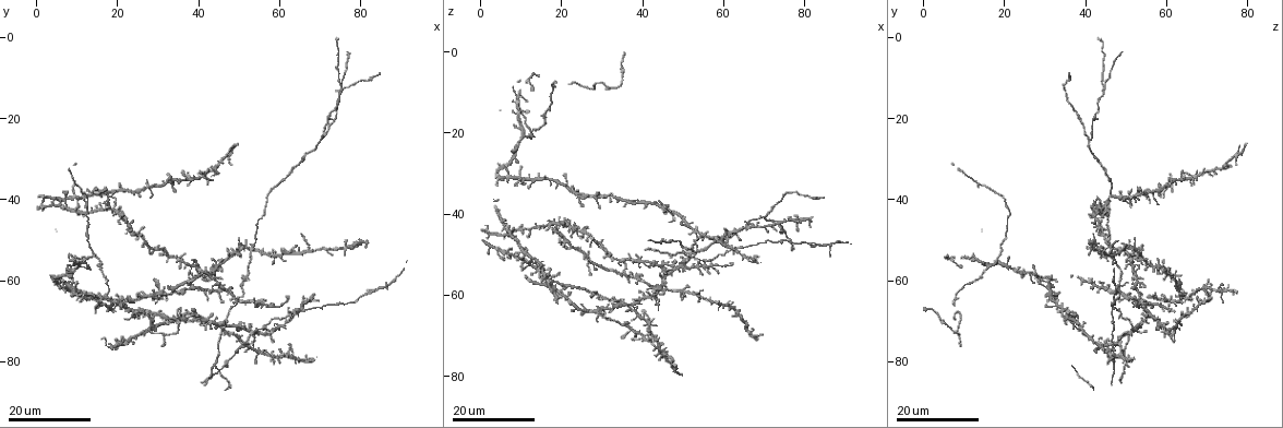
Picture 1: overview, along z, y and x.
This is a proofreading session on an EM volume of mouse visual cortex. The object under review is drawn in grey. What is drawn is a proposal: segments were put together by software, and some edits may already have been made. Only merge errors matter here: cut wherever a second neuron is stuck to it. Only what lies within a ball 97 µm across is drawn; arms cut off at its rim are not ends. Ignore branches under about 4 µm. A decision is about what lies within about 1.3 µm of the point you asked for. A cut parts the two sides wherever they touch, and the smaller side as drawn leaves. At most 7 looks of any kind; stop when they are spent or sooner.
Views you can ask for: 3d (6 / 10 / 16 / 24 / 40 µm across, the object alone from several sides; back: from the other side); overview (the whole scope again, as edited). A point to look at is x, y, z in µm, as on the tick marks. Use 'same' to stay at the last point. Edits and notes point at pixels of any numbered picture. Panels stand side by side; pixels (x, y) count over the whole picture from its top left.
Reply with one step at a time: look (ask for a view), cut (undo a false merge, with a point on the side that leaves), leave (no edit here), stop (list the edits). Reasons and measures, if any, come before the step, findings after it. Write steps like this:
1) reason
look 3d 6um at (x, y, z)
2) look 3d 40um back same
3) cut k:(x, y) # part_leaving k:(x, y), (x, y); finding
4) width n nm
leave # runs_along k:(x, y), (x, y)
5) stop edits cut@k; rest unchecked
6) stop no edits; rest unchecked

three arms meet
look 3d 24um at (66.5, 52.0, 43.0)

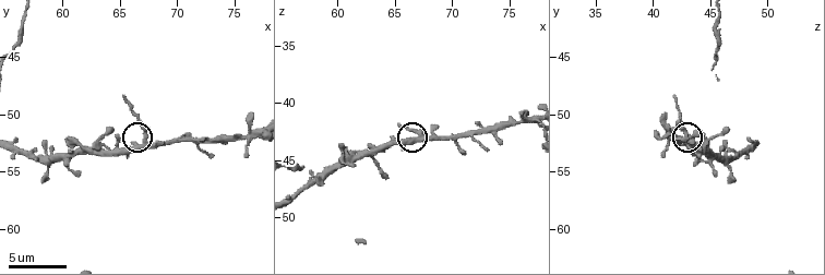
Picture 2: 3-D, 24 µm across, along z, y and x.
closer look
look 3d 10um at (67.0, 52.4, 43.2)

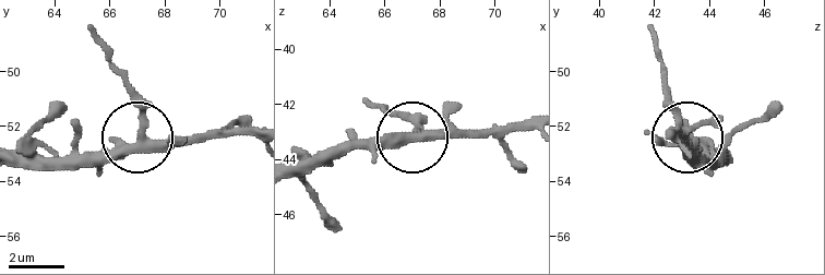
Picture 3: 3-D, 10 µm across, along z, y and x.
cut 3:(133, 92) # part_leaving 3:(143, 130), (126, 75), (88, 28); two neurons meet here

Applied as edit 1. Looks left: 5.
redraw
look overview

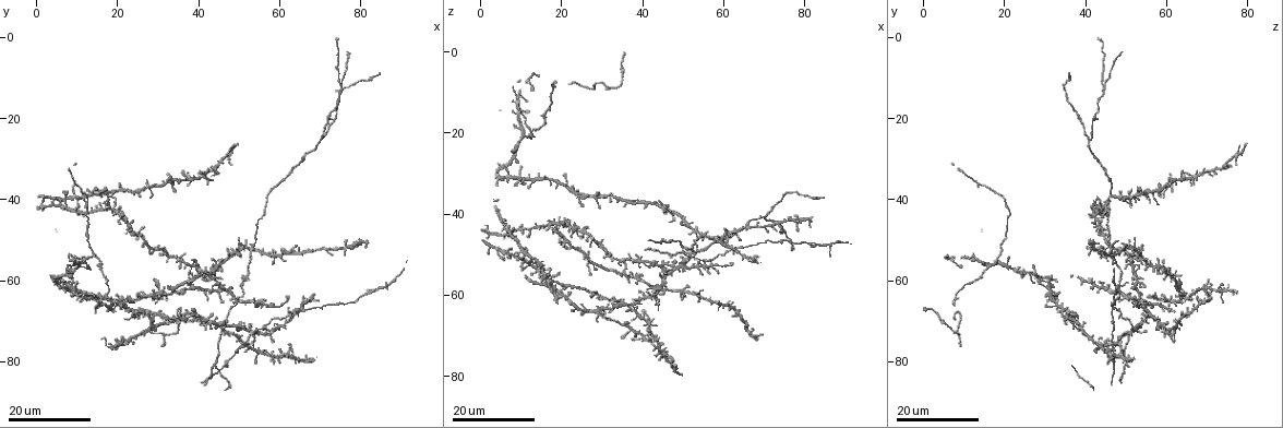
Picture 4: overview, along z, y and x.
side arm on a straight run
look 3d 24um at (75.5, 11.5, 45.0)

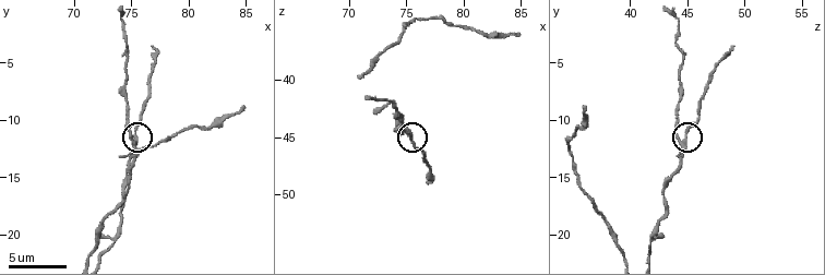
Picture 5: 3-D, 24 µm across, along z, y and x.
look 3d 10um at (75.4, 12.0, 44.6)

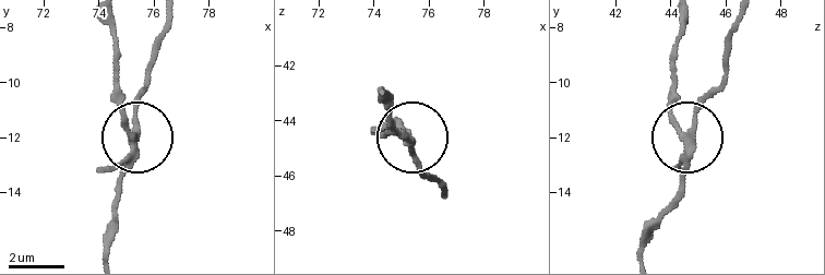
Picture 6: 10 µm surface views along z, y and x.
from behind
look 3d 10um back at (75.3, 11.9, 44.7)

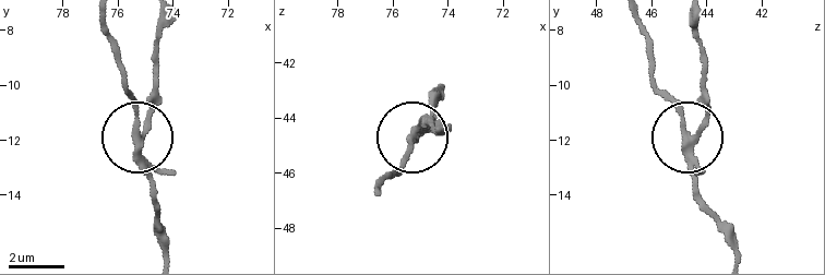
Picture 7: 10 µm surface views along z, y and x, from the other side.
side_arm 11 um
cut 7:(146, 115) # part_leaving 7:(142, 153), (158, 21); two neurons meet here

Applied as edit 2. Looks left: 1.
stop edits cut@3, cut@7; rest unchecked

